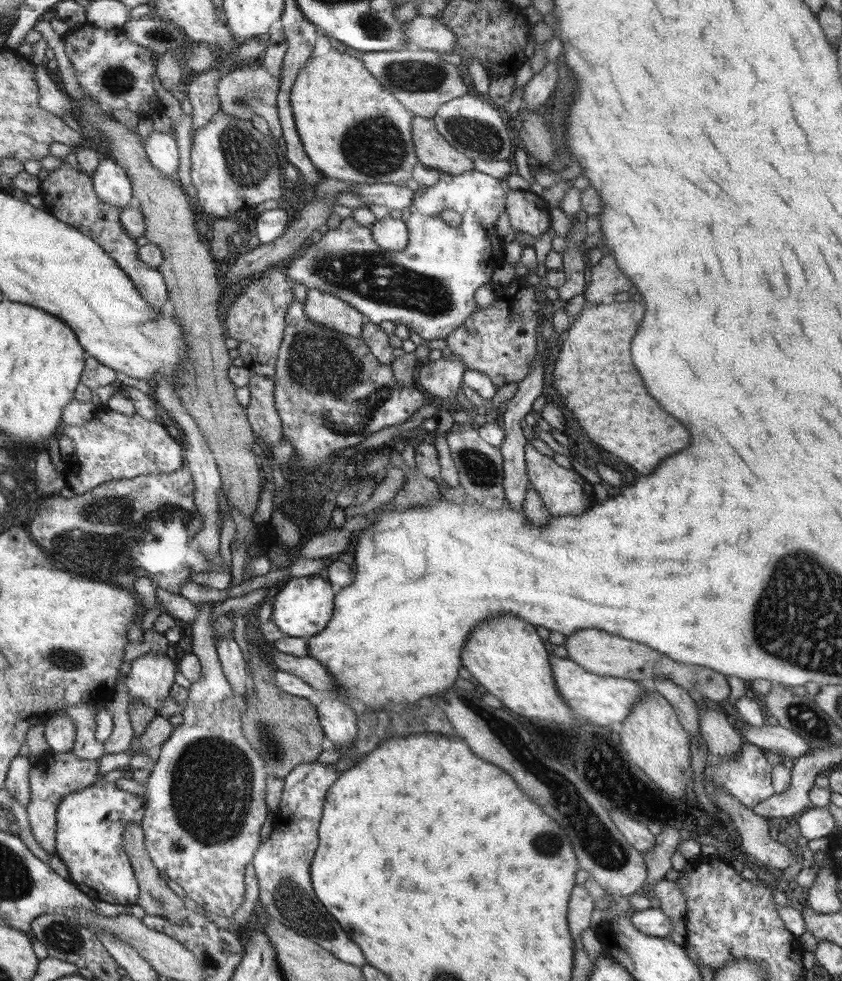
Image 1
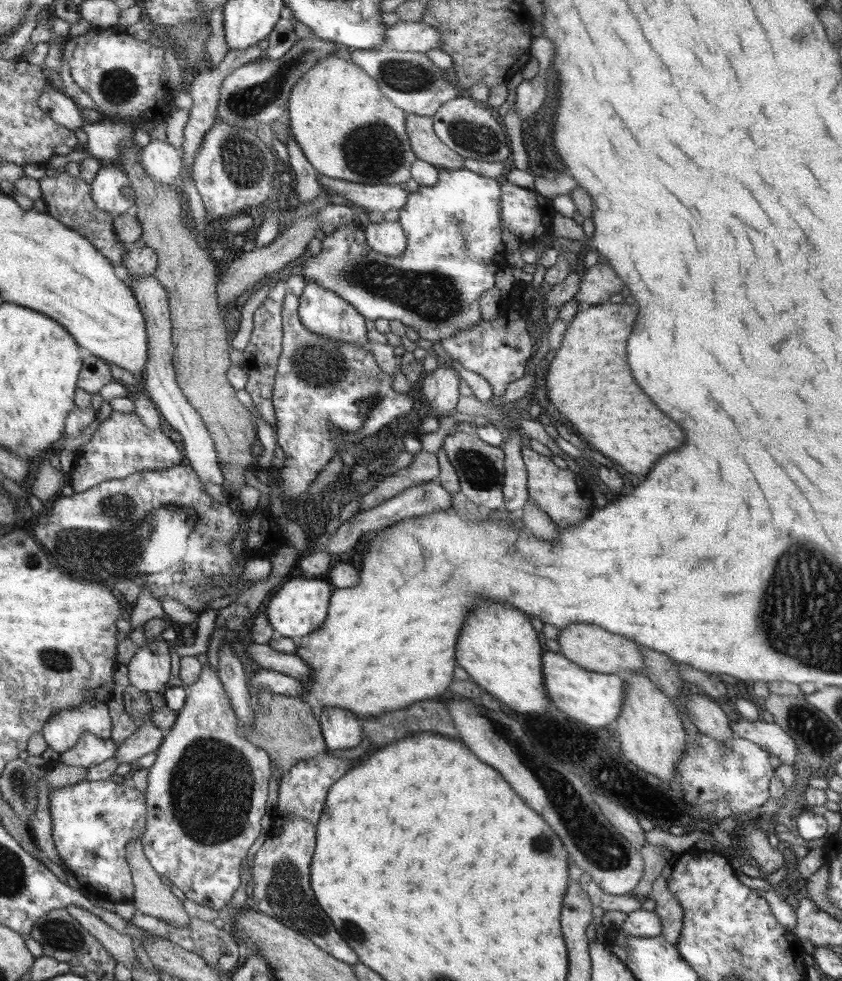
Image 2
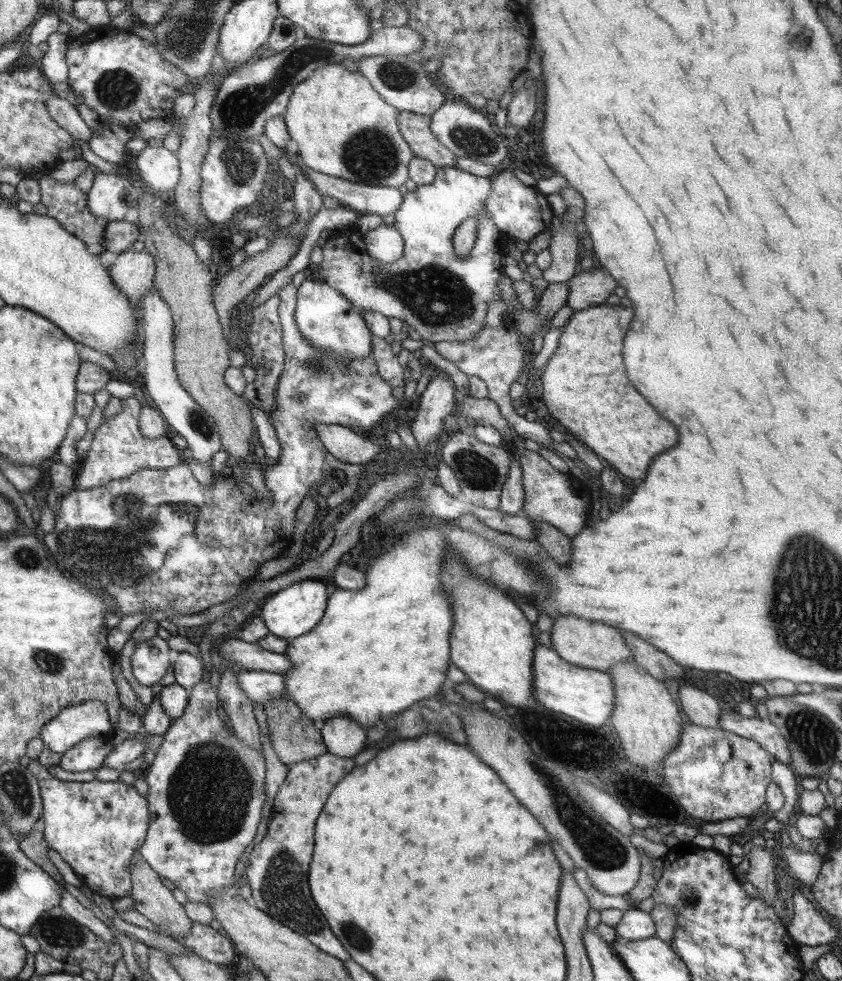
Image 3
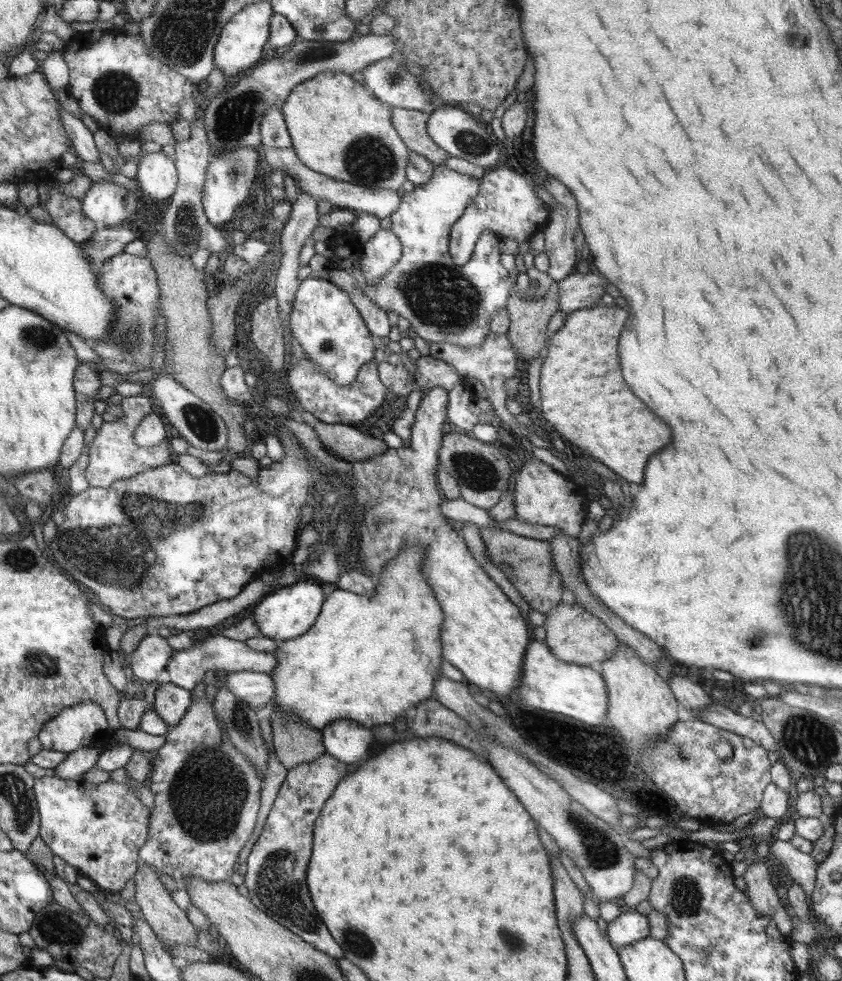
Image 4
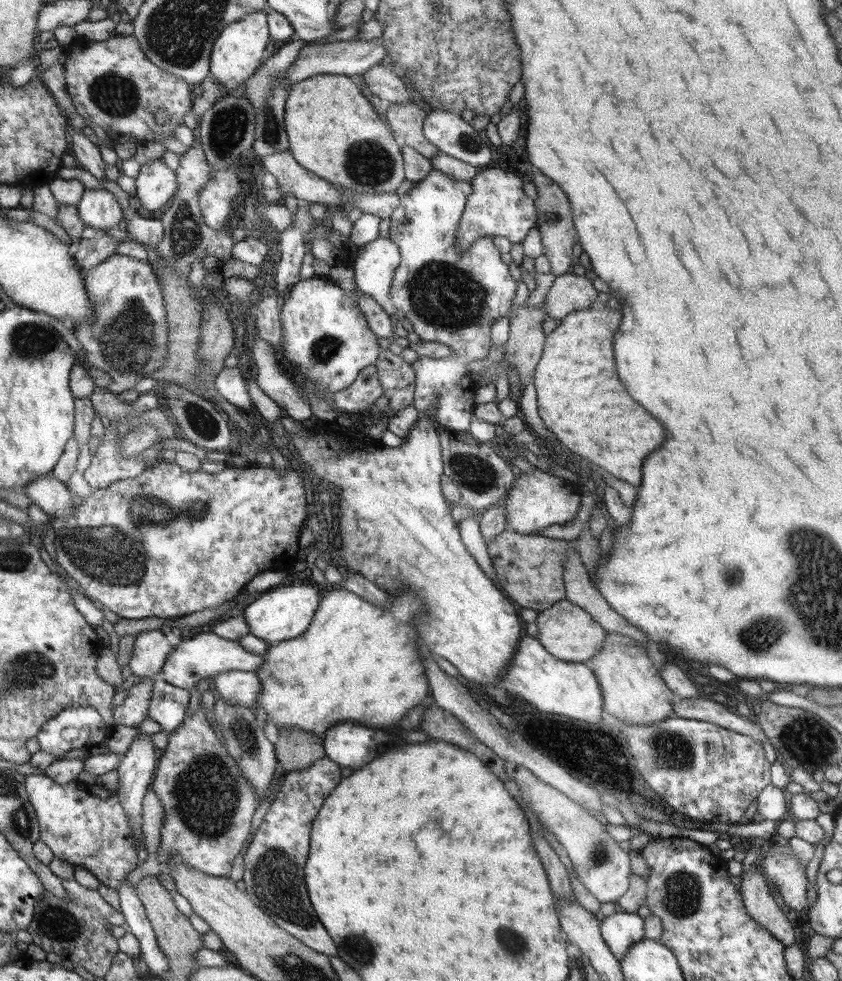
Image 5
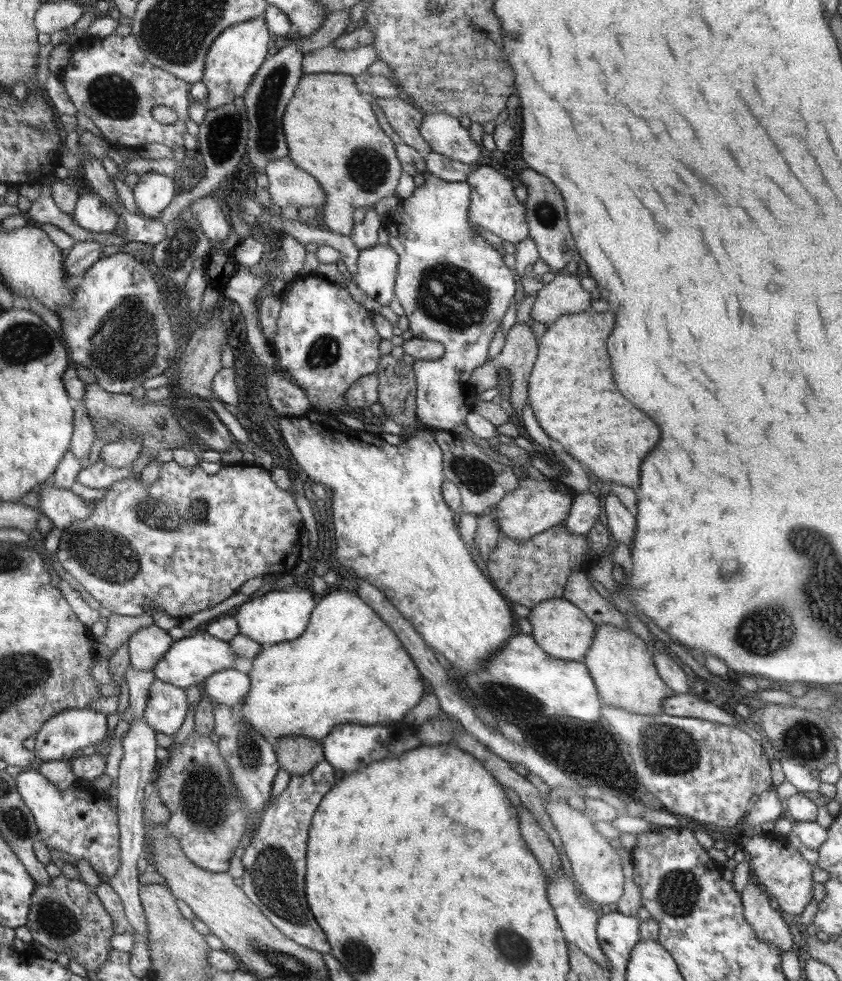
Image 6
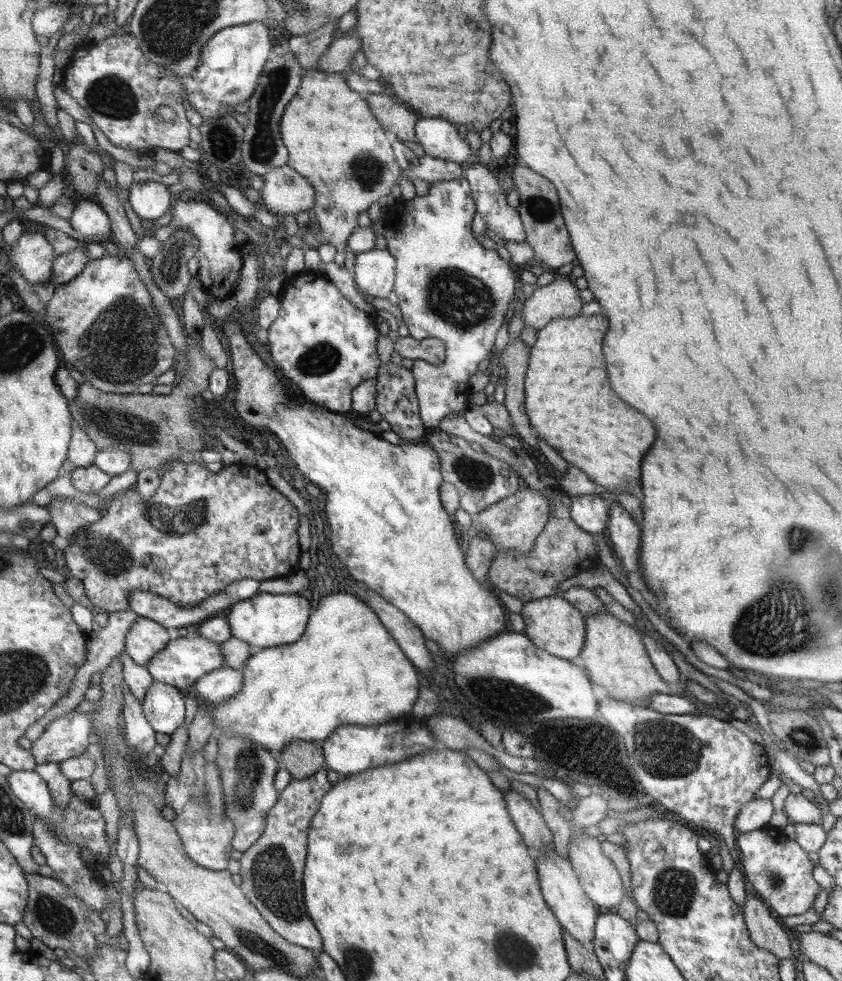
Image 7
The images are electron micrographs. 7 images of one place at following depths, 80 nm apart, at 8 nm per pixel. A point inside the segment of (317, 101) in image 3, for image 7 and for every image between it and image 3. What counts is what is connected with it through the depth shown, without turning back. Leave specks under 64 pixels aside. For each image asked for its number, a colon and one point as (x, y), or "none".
4: (338, 128)
5: (334, 132)
6: (332, 133)
7: (334, 141)

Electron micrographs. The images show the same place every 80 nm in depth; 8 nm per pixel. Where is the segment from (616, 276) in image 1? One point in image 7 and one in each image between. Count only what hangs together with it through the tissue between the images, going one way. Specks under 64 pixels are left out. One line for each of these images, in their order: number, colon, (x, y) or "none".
2: (600, 282)
3: (593, 287)
4: (579, 291)
5: (570, 292)
6: (564, 294)
7: (560, 298)

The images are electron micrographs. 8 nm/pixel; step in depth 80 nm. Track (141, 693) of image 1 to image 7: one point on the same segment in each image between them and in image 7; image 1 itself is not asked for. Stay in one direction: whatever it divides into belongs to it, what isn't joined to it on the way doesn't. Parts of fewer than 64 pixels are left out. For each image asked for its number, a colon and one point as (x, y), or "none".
2: (149, 668)
3: (150, 661)
4: (152, 654)
5: (151, 650)
6: (150, 644)
7: (145, 638)

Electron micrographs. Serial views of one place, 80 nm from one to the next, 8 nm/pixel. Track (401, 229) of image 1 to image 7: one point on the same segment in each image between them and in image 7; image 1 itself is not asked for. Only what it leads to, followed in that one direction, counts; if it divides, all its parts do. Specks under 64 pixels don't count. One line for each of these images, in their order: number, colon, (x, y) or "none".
2: (388, 238)
3: (385, 244)
4: (379, 254)
5: (374, 265)
6: (376, 272)
7: (374, 271)

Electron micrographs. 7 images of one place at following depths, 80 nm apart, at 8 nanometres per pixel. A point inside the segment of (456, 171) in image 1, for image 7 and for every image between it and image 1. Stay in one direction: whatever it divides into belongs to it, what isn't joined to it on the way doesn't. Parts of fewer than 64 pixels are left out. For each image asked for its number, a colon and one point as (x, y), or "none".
2: (426, 144)
3: (415, 128)
4: (412, 125)
5: (406, 121)
6: (406, 119)
7: (397, 120)

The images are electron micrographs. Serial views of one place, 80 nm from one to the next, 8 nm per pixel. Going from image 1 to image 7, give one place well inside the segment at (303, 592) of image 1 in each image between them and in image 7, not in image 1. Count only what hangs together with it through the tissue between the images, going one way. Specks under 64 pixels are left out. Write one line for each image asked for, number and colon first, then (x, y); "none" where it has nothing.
2: (296, 609)
3: (294, 611)
4: (287, 613)
5: (284, 613)
6: (276, 617)
7: (267, 620)

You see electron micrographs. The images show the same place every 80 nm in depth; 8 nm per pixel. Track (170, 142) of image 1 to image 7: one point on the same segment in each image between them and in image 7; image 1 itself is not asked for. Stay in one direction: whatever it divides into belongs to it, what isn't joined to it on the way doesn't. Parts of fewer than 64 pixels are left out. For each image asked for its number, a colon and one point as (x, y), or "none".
2: (162, 161)
3: (158, 167)
4: (157, 176)
5: (155, 185)
6: (153, 192)
7: (150, 200)

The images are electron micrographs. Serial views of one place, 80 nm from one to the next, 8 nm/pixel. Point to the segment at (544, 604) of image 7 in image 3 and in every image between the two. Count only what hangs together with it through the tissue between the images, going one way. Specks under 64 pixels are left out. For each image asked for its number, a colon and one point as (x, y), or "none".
3: (587, 643)
4: (576, 636)
5: (568, 632)
6: (560, 628)

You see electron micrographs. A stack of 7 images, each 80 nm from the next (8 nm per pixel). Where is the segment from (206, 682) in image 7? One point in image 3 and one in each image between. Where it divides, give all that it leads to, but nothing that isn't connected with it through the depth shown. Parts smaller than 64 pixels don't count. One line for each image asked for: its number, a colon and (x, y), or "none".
3: (260, 687)
4: (255, 688)
5: (235, 687)
6: (229, 687)

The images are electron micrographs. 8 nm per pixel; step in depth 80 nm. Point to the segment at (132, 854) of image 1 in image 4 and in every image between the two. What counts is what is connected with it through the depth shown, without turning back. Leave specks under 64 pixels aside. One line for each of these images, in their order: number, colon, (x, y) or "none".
2: (152, 897)
3: (153, 899)
4: (170, 924)

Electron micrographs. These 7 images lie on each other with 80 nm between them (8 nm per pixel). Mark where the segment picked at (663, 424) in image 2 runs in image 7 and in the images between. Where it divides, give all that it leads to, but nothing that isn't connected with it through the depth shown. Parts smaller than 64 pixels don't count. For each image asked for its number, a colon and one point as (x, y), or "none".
3: (584, 387)
4: (584, 397)
5: (580, 398)
6: (570, 390)
7: (569, 401)

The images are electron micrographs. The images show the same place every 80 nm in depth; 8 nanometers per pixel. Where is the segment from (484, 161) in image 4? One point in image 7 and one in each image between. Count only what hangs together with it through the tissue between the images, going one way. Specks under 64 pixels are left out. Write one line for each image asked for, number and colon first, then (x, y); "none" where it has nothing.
5: (454, 137)
6: (445, 135)
7: (439, 138)

